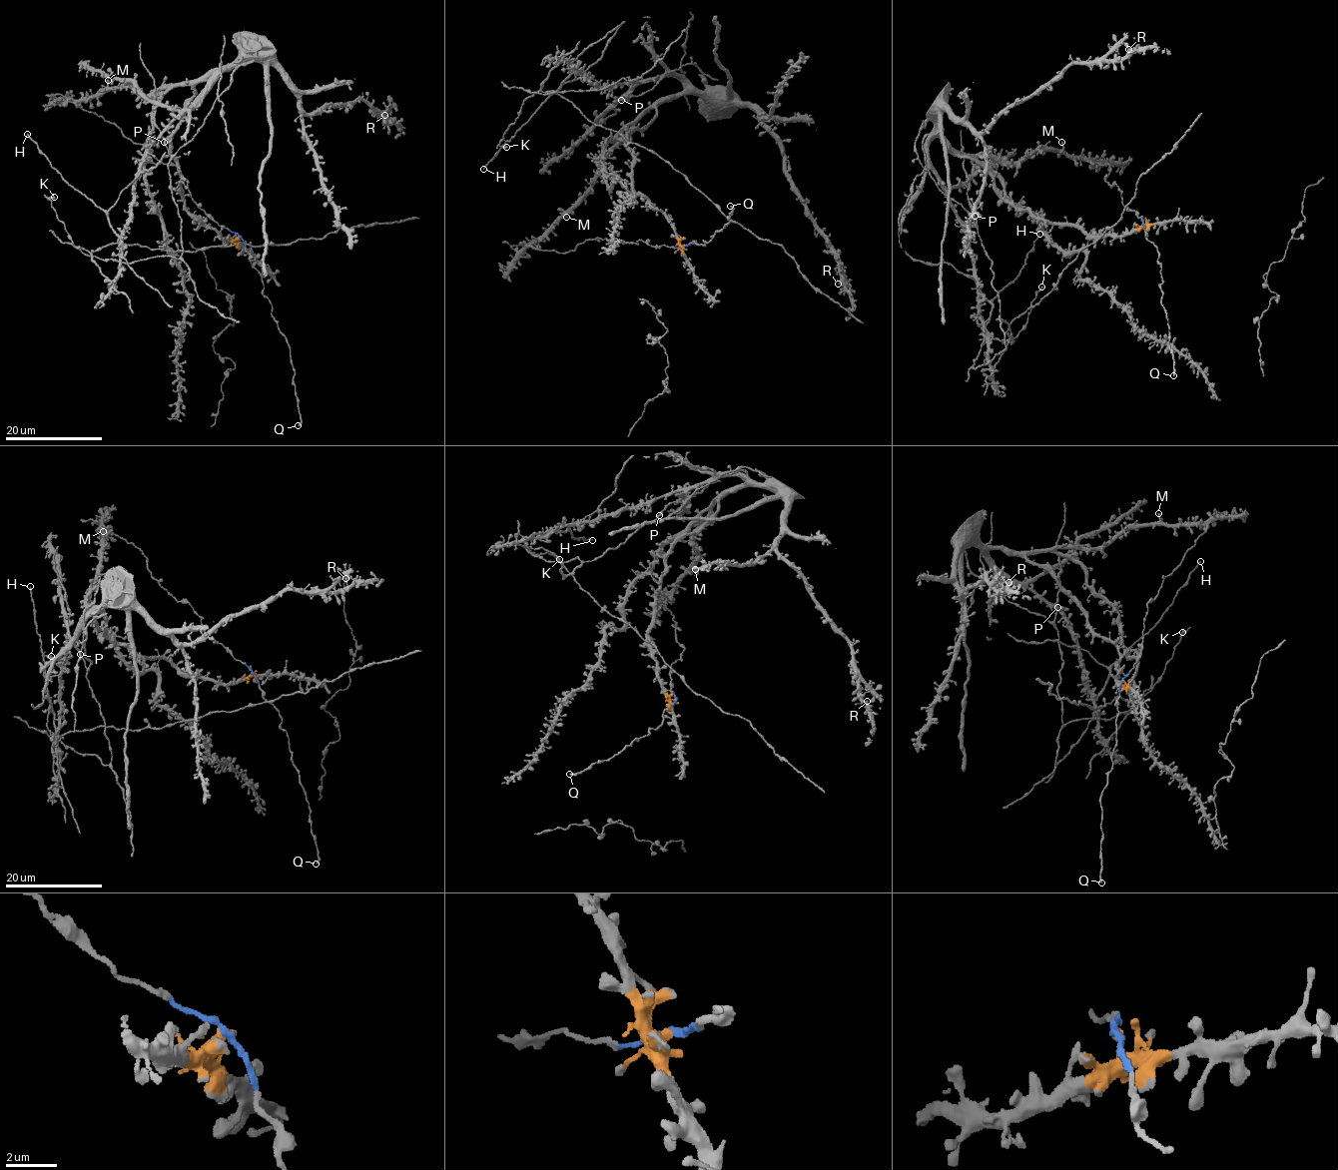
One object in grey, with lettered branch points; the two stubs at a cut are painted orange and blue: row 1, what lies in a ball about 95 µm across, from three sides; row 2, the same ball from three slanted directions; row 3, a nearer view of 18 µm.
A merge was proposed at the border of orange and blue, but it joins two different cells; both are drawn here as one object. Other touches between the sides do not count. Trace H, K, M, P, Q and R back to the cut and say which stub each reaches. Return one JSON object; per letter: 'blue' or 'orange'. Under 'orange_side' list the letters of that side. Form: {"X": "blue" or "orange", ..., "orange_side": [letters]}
{"H": "orange", "K": "orange", "M": "orange", "P": "orange", "Q": "blue", "R": "orange", "orange_side": ["H", "K", "M", "P", "R"]}

